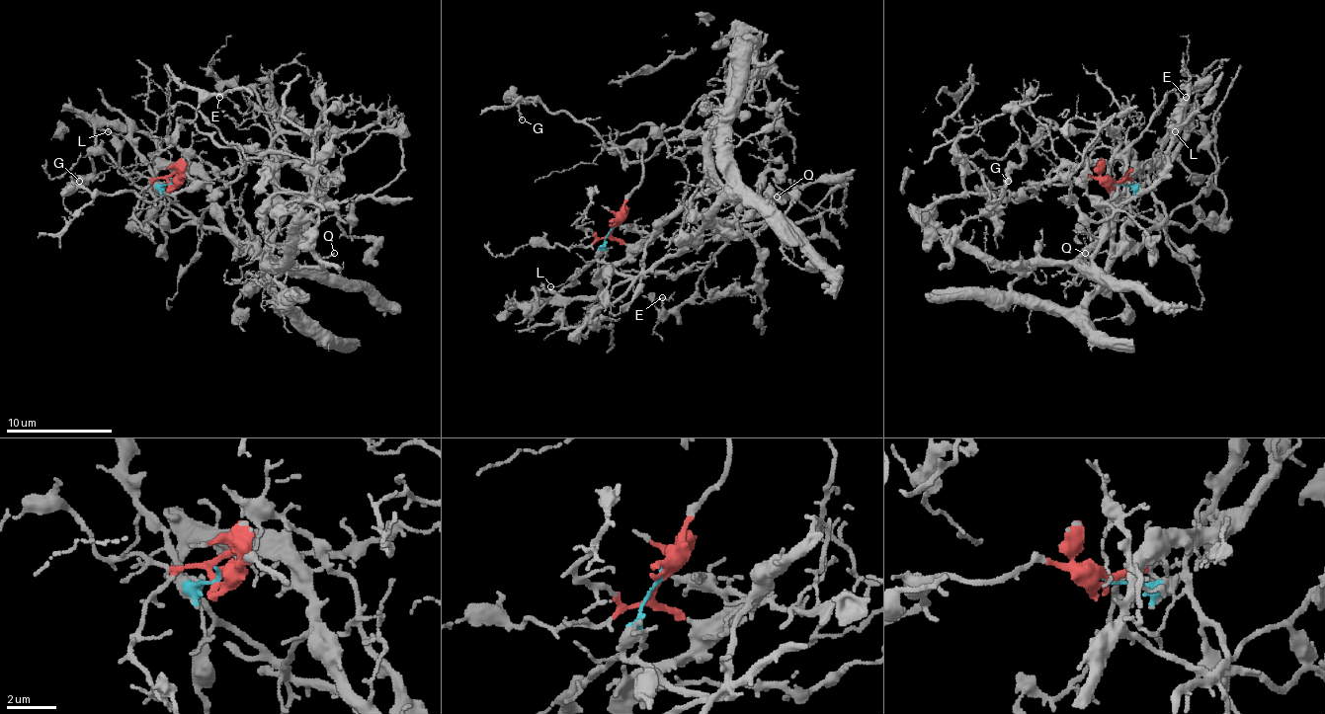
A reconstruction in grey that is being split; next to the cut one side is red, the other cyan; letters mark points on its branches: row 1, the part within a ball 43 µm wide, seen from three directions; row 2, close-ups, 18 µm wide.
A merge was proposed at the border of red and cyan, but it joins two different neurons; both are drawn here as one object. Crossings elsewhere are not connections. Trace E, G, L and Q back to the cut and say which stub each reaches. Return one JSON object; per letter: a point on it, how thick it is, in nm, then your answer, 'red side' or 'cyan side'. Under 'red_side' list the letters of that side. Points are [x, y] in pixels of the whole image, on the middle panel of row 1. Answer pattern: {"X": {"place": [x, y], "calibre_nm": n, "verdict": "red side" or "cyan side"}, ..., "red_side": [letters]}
{"E": {"place": [662, 297], "calibre_nm": 160, "verdict": "red side"}, "G": {"place": [522, 119], "calibre_nm": 140, "verdict": "red side"}, "L": {"place": [550, 286], "calibre_nm": 80, "verdict": "cyan side"}, "Q": {"place": [777, 197], "calibre_nm": 110, "verdict": "red side"}, "red_side": ["E", "G", "Q"]}

